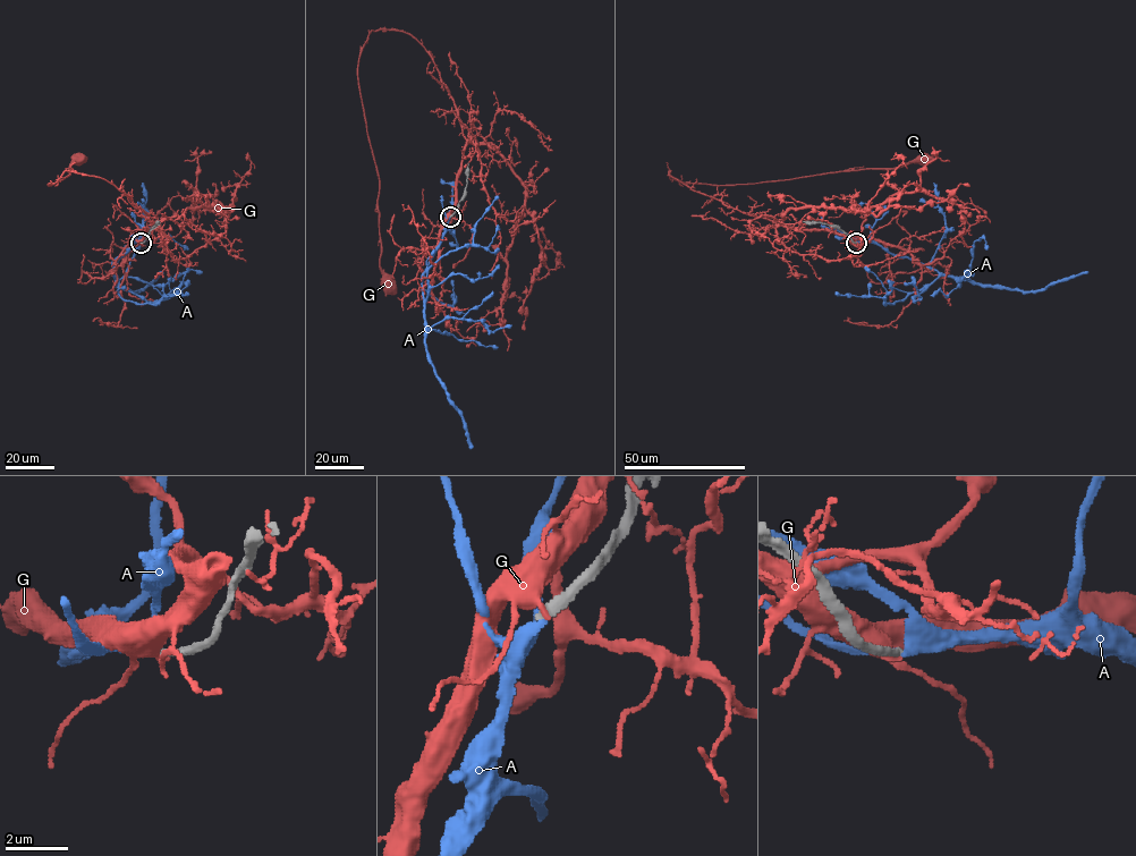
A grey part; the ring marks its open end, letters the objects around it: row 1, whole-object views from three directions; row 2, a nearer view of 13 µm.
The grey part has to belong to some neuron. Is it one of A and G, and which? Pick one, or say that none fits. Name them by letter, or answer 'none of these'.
A

